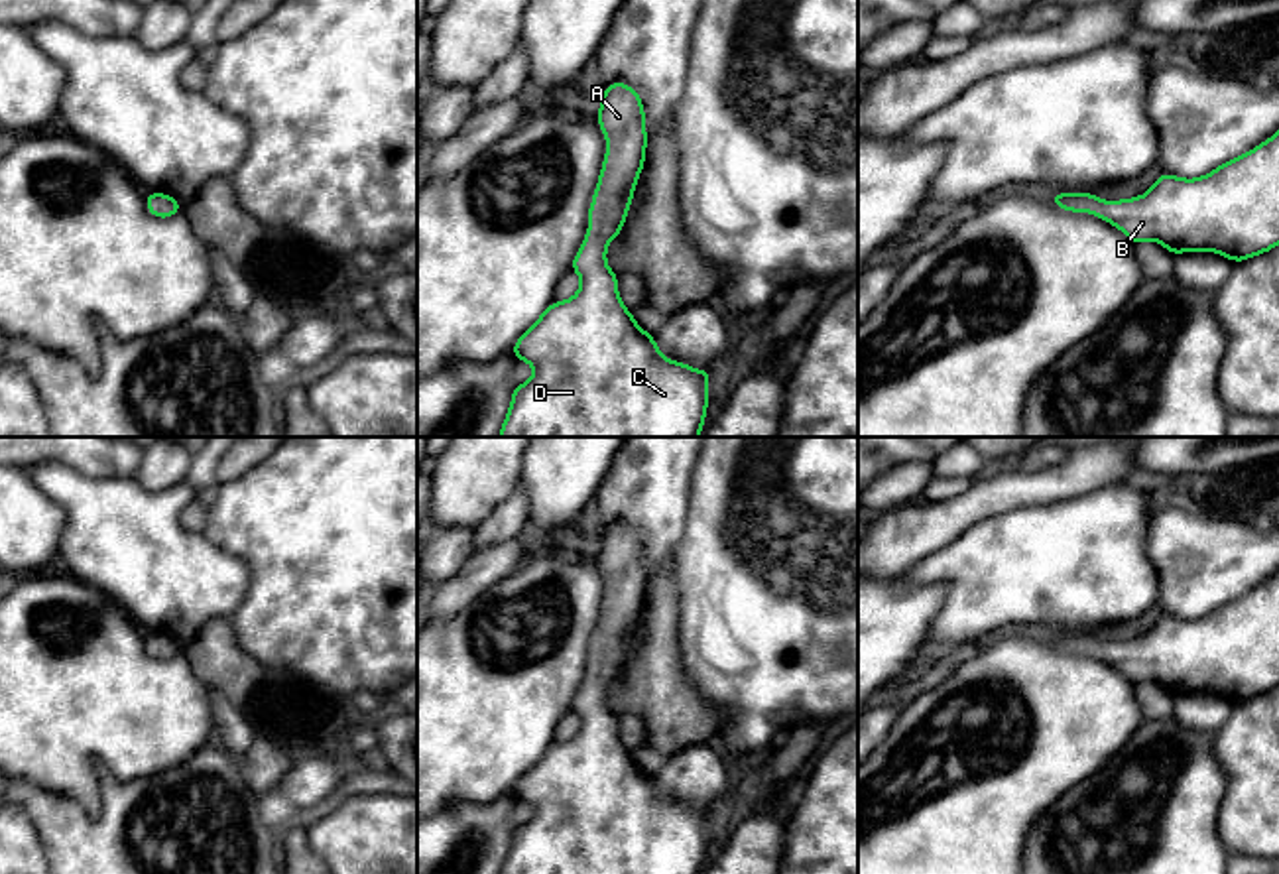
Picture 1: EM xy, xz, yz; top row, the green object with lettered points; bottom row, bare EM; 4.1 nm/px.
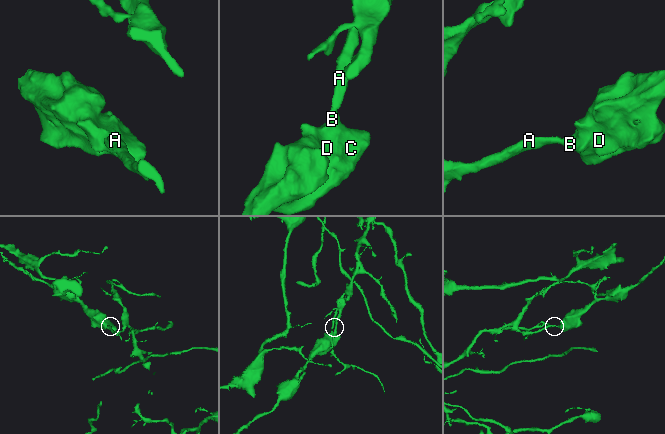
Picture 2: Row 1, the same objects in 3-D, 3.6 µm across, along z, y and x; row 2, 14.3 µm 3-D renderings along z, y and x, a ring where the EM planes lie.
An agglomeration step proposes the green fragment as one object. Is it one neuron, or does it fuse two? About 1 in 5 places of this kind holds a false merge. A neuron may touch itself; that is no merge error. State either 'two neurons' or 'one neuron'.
one neuron

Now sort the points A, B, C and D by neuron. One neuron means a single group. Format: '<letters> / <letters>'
A B C D

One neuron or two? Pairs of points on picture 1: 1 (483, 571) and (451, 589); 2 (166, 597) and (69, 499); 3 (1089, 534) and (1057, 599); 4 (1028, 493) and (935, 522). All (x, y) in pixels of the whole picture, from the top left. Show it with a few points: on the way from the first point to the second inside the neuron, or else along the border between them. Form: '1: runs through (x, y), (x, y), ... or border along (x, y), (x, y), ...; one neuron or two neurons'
1: runs through (475, 577), (459, 589); one neuron
2: runs through (144, 573), (93, 522); one neuron
3: runs through (1089, 550), (1057, 583); one neuron
4: runs through (1004, 493), (986, 495), (959, 514); one neuron

